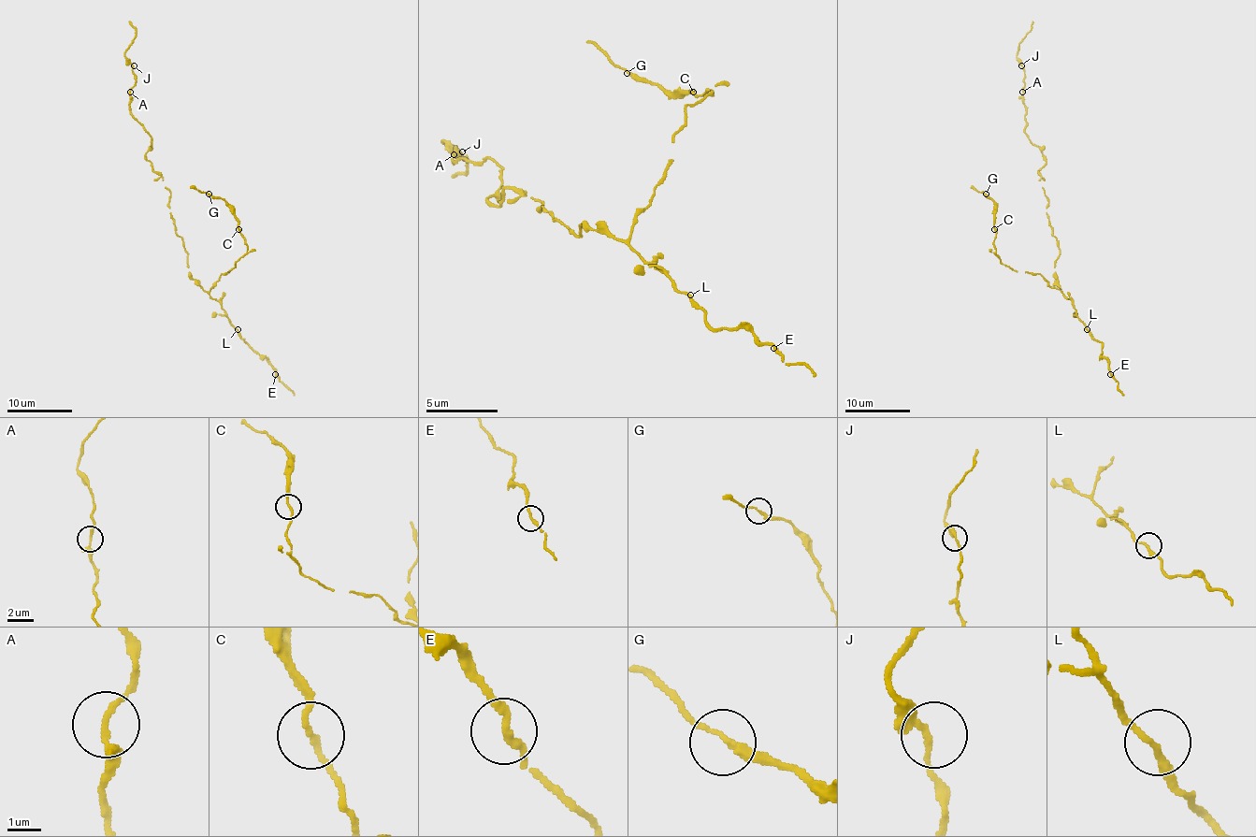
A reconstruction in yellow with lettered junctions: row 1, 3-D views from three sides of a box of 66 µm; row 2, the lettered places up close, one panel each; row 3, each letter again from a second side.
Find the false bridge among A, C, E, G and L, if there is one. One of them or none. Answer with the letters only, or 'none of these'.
none of these

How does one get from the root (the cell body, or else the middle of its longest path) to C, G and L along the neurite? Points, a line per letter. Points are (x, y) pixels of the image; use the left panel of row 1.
C: (176, 233), (187, 254), (189, 274), (209, 292), (220, 275), (229, 272), (247, 251), (239, 230)
G: (176, 233), (187, 254), (189, 274), (209, 292), (247, 251), (234, 211), (209, 194)
L: (176, 233), (182, 239), (187, 254), (189, 274), (220, 303), (226, 317), (238, 329)

